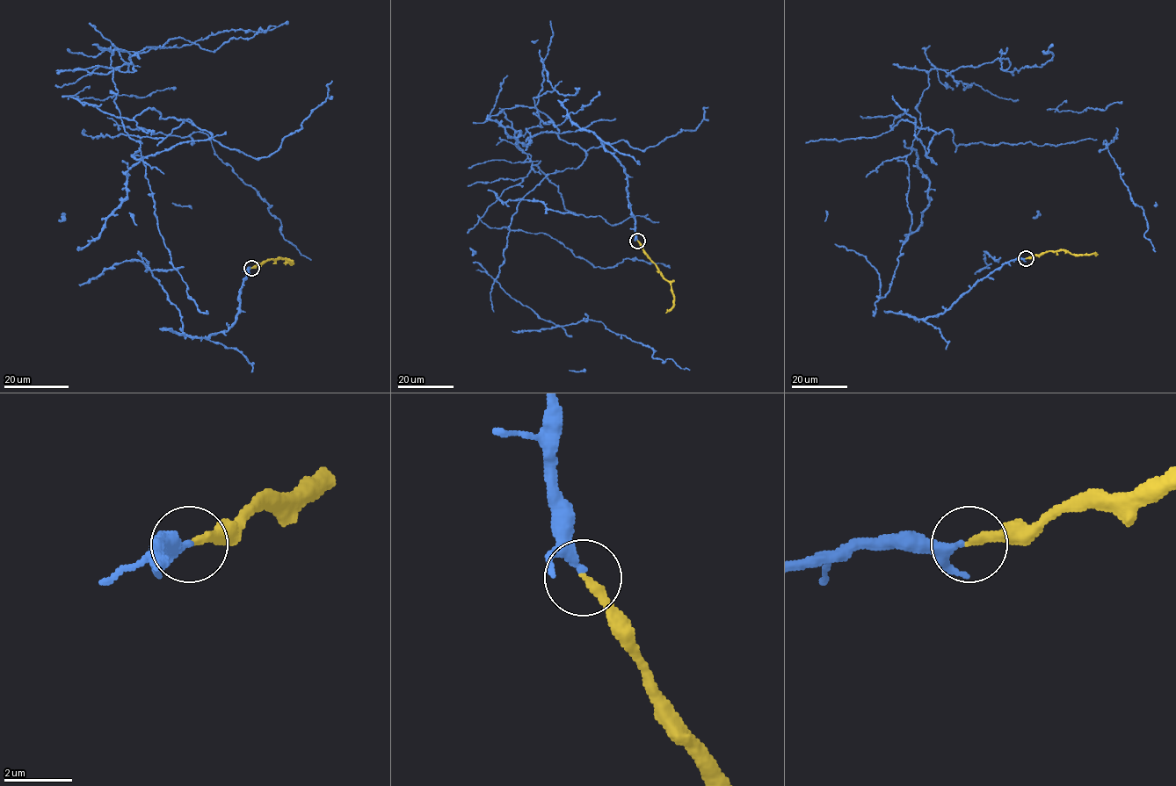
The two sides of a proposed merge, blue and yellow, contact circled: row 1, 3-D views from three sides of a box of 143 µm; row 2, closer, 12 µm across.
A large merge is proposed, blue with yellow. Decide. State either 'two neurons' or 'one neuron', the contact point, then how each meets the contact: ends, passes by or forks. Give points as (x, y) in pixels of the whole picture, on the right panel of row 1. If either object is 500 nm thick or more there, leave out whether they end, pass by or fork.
one neuron; place (1026, 258); blue passes by; yellow ends

